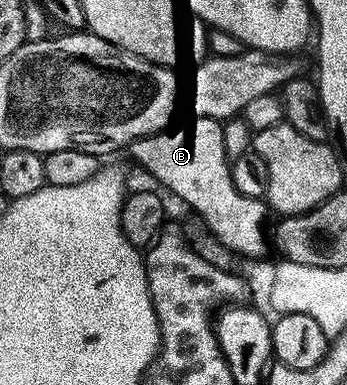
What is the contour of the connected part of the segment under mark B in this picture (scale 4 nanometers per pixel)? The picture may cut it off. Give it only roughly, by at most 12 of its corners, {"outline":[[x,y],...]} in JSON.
{"outline":[[192,118],[132,158],[228,246],[260,258],[270,210],[234,188],[224,130]]}

